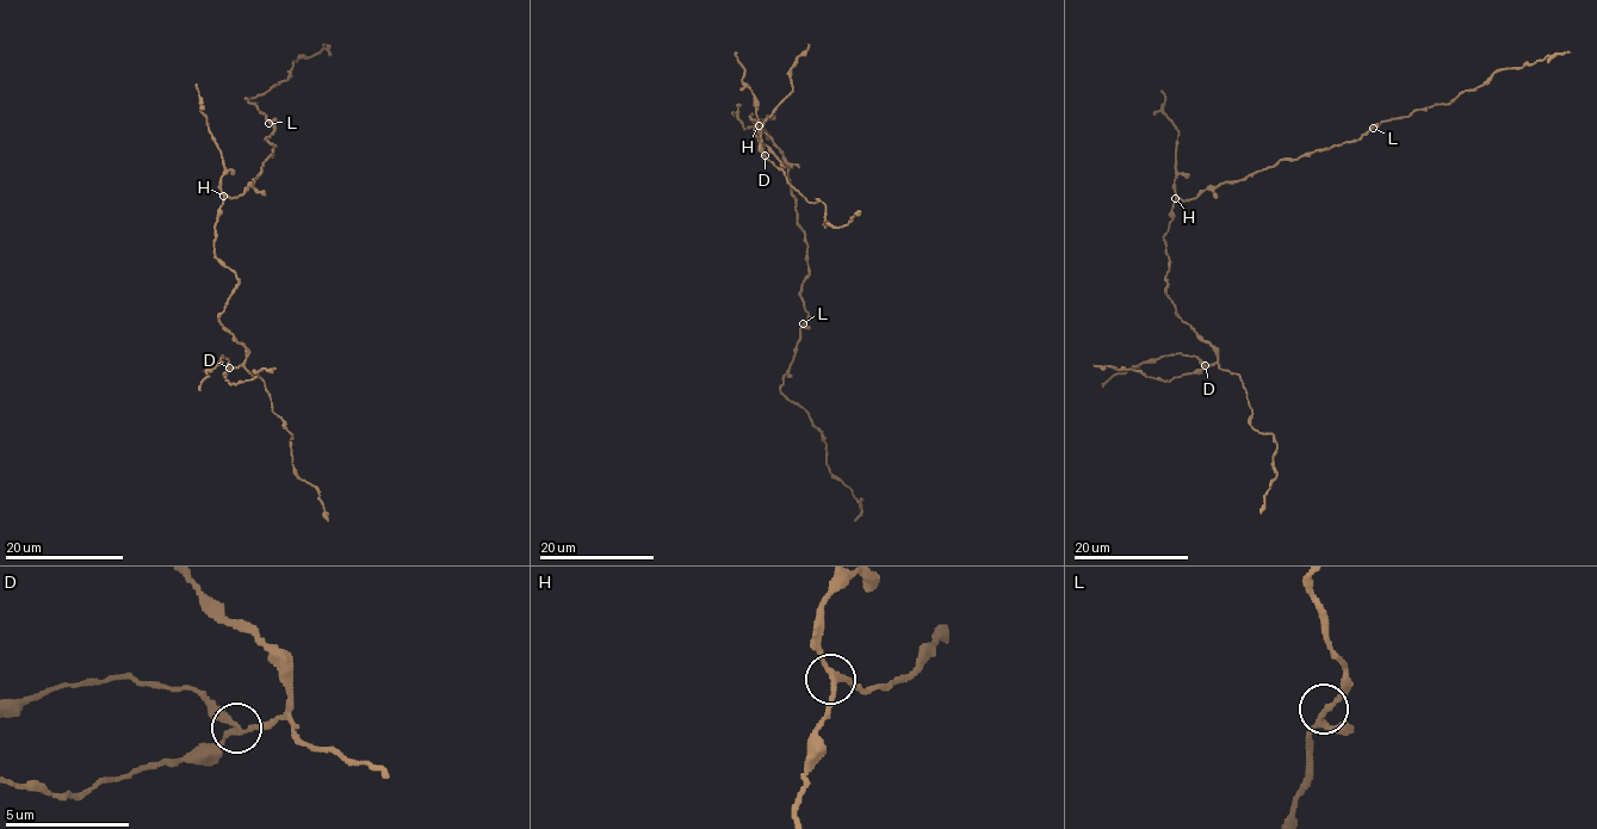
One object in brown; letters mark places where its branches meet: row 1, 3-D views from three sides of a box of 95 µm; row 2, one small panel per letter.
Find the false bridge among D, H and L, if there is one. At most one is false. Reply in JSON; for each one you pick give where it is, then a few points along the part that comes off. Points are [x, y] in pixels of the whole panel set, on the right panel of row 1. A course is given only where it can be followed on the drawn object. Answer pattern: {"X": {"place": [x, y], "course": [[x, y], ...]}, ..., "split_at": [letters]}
{"D": {"place": [1205, 365], "course": [[1206, 365], [1195, 357], [1165, 354], [1115, 373], [1102, 387]]}, "split_at": ["D"]}

